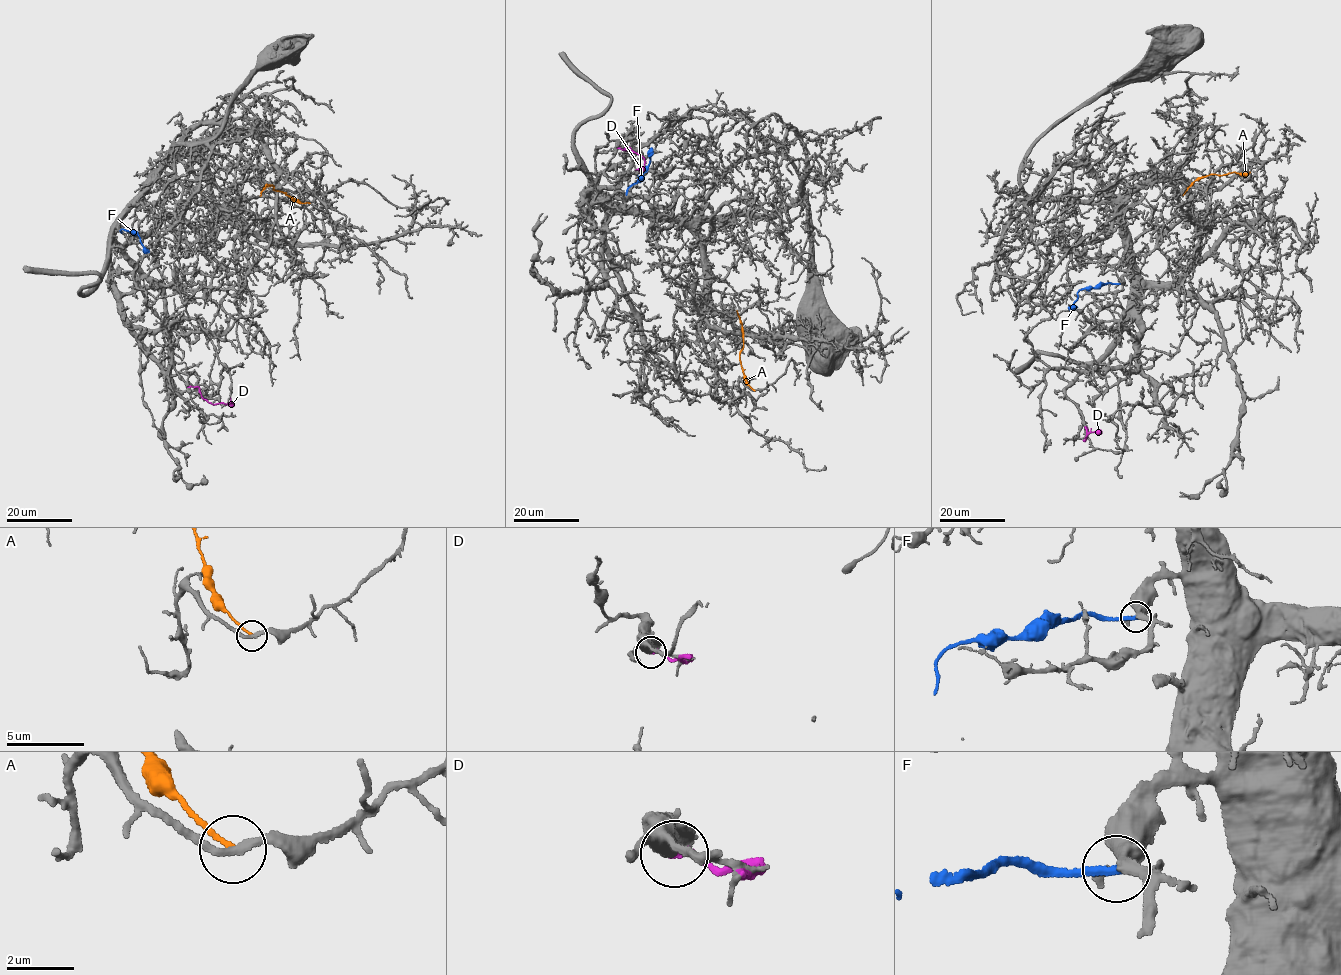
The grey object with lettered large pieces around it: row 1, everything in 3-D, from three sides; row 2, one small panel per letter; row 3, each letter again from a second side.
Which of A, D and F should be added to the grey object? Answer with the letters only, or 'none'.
none

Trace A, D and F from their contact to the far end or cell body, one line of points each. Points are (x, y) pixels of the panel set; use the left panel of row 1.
A: (309, 202), (299, 202), (266, 184), (260, 195)
D: (188, 386), (198, 387), (201, 396), (209, 403), (225, 404)
F: (121, 232), (137, 232), (145, 252)

